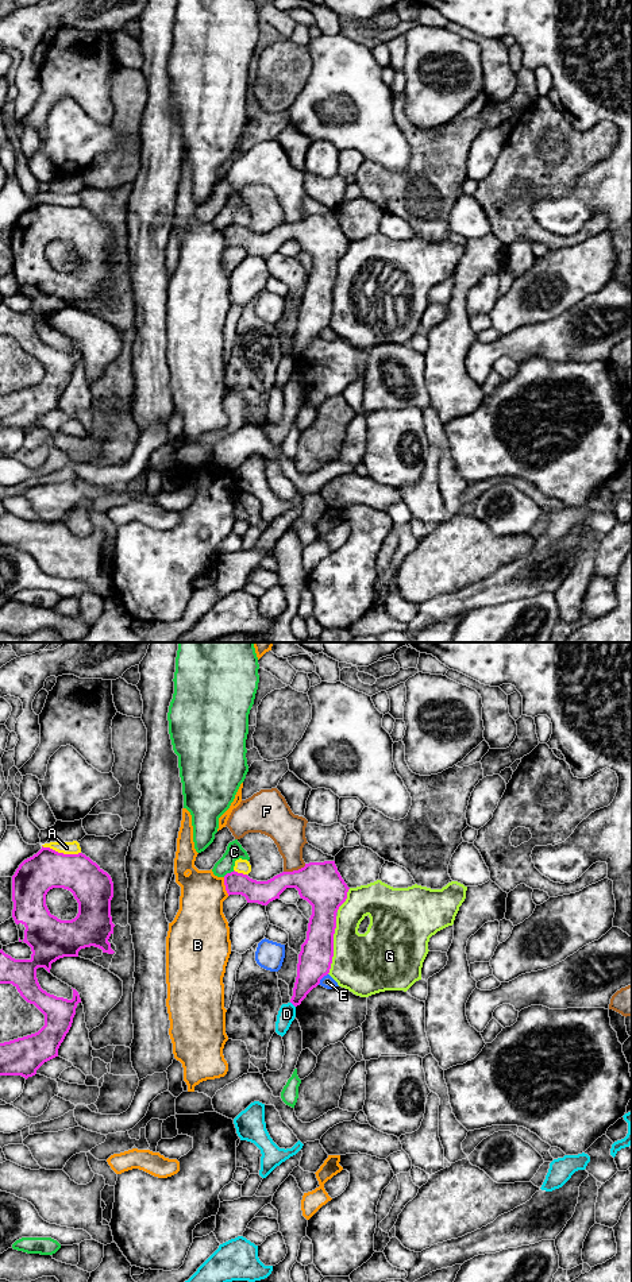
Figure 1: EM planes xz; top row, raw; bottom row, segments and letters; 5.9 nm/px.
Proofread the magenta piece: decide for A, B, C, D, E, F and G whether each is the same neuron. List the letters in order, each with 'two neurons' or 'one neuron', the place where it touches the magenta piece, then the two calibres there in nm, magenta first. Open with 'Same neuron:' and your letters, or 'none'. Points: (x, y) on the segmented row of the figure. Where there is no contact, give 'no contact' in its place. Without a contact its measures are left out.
Same neuron: none
A: two neurons; contact xz (61, 853); calibres 240 and 80 nm
B: two neurons; contact xz (226, 887); calibres 140 and 280 nm
C: two neurons; contact xz (228, 873); calibres 140 and 100 nm
D: two neurons; contact xz (292, 1003); calibres 180 and 110 nm
E: two neurons; contact xz (322, 977); calibres 200 and 80 nm
F: two neurons; contact xz (295, 871); calibres 260 and 200 nm
G: two neurons; contact xz (332, 945); calibres 200 and 360 nm

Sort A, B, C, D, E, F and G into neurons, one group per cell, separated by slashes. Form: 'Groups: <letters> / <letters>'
Groups: A / B / C / D / E / F / G

